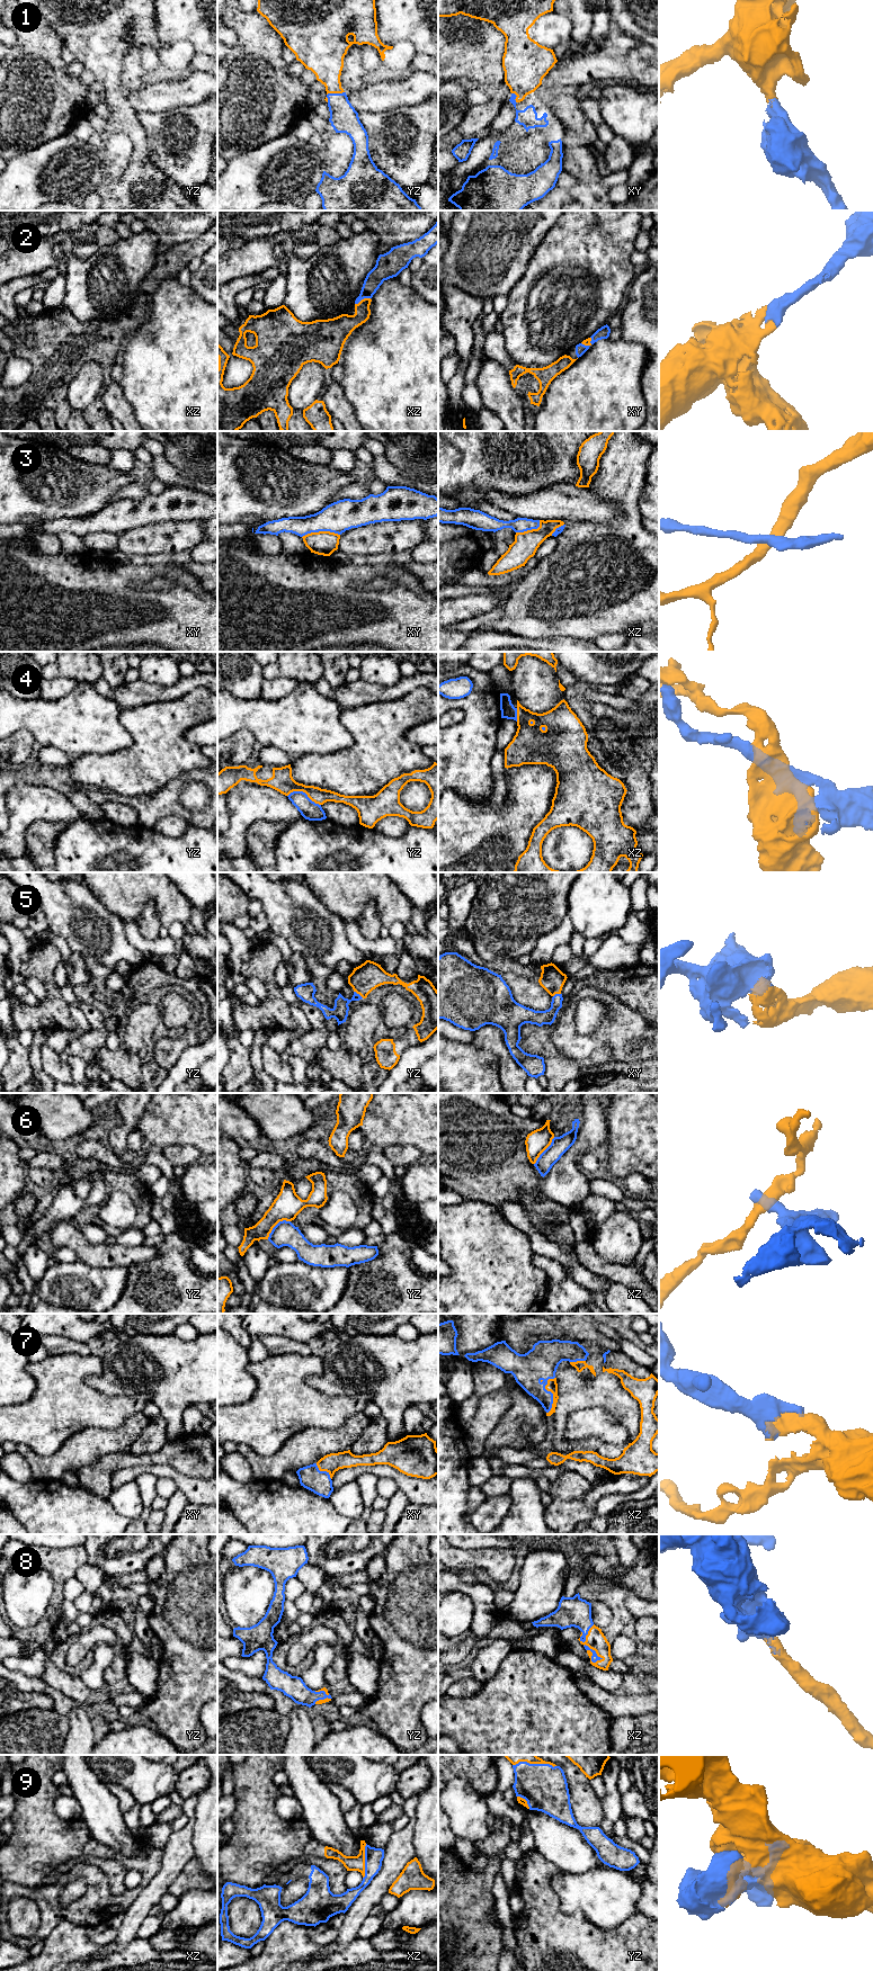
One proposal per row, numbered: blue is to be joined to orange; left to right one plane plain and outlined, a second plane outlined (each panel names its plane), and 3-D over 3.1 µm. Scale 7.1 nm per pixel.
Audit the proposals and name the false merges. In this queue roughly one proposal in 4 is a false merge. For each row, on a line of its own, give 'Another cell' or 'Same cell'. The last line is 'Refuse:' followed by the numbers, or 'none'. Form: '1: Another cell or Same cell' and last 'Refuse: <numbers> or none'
1: Same cell
2: Same cell
3: Another cell
4: Another cell
5: Same cell
6: Another cell
7: Same cell
8: Same cell
9: Same cell
Refuse: 3, 4, 6

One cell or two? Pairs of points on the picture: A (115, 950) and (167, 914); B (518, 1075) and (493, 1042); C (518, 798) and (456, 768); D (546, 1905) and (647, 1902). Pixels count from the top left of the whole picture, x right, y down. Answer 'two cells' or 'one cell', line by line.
A: two cells
B: one cell
C: two cells
D: two cells

